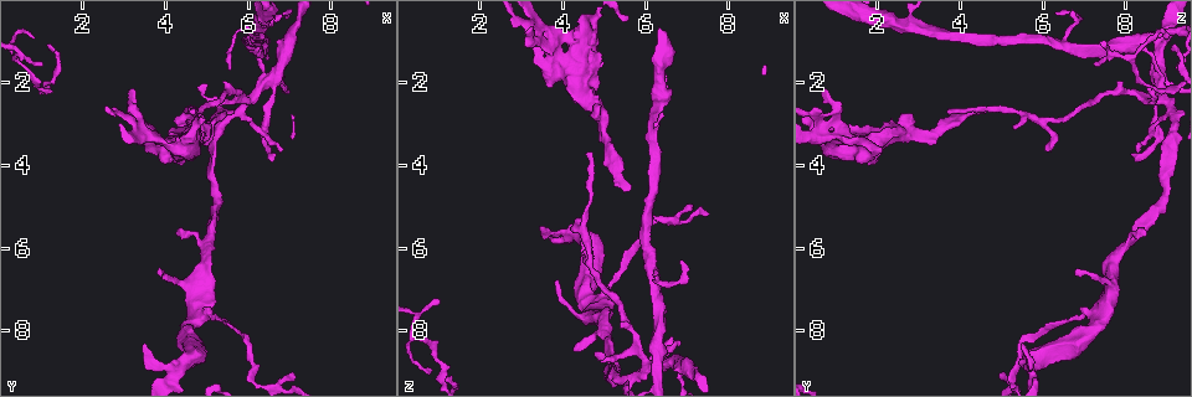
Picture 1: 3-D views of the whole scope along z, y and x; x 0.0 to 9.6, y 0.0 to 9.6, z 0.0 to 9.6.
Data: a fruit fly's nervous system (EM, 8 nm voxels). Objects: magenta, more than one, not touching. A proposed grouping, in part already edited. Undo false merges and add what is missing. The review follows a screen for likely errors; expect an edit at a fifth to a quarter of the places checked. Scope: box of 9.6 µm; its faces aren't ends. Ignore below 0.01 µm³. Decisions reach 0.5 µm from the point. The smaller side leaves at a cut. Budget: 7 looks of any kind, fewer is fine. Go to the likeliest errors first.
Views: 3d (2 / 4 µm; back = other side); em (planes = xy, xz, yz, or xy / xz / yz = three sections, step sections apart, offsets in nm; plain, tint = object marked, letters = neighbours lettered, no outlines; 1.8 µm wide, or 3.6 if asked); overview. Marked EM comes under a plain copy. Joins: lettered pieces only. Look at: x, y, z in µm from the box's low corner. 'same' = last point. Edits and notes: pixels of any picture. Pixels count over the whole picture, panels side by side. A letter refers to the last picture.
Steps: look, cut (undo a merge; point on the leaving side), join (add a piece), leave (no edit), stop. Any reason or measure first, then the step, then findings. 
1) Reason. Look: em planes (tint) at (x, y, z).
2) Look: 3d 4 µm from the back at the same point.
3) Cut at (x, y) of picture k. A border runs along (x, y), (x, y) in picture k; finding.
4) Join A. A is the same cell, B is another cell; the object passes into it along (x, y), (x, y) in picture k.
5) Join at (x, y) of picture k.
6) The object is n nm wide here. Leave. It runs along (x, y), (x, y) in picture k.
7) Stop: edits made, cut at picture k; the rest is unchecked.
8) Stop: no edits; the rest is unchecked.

Four or more arms meet. Look: em planes (letters) at (6.40, 1.95, 8.85).

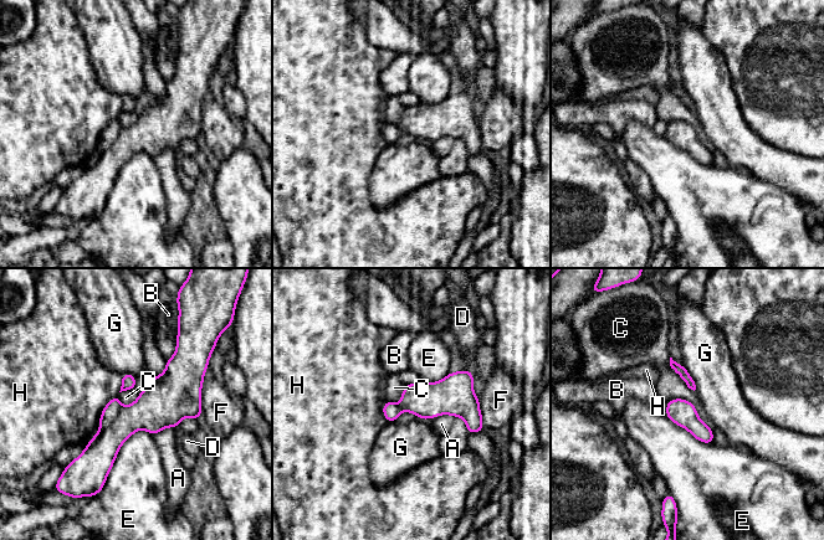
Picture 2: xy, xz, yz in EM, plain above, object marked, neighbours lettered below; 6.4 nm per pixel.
Cut at (112, 409) of picture 2. A, B, C, D, E, F, G and H are other cells; a border runs along (123, 406), (109, 423), (100, 428) in picture 2; two neurons meet here.

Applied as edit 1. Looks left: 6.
Sudden change in width. Look: em xz step 4 (tint) at (4.45, 8.85, 5.65).

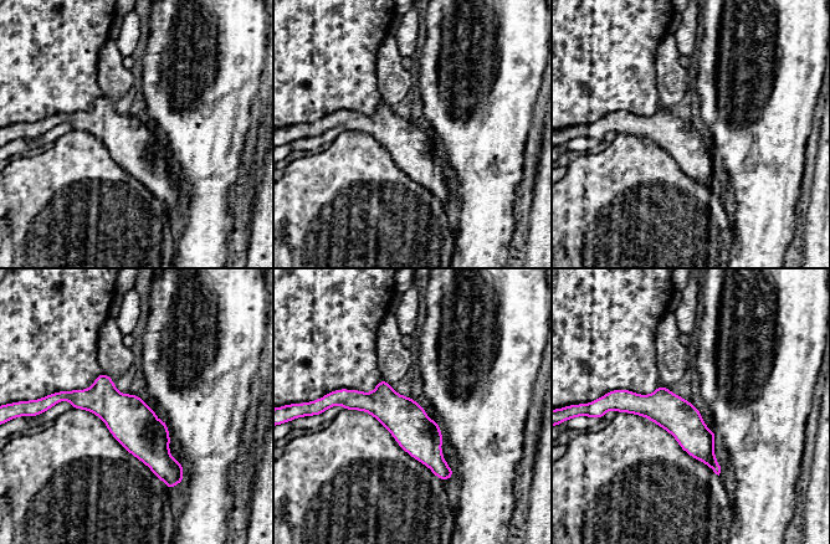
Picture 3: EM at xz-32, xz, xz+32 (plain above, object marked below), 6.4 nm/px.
Look: em xz step 4 (letters) at the same point.

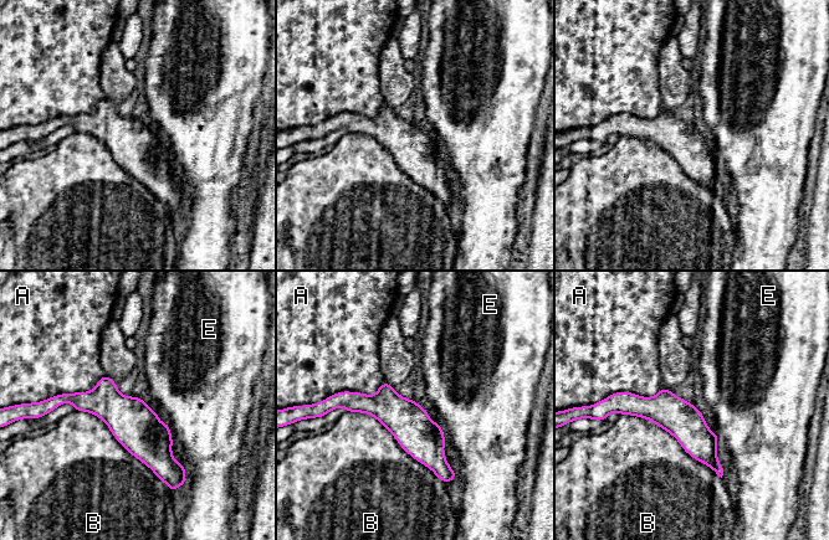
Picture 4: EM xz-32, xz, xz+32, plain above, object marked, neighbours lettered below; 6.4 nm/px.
Leave. A, B and E are other cells; a border runs along (183, 463), (187, 481) in picture 4; one neuron here.

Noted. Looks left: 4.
Look: 3d 4 µm at (3.85, 3.55, 1.75).

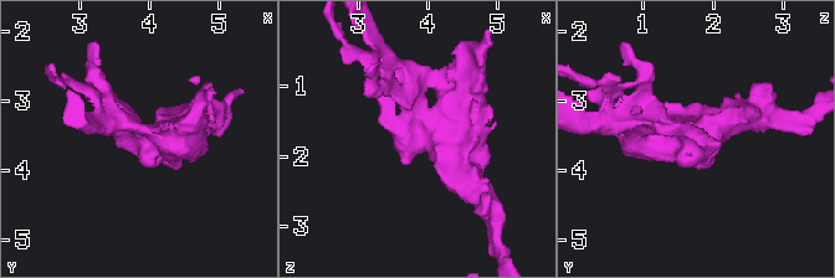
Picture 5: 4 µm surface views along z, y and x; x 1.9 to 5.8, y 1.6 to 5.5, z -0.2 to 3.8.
Look: em 3.6 µm planes (letters) at (3.85, 3.55, 1.75).

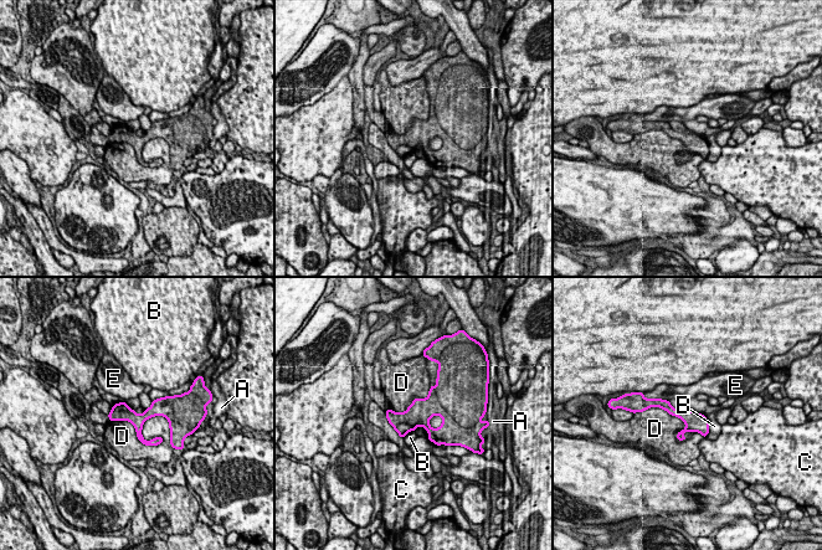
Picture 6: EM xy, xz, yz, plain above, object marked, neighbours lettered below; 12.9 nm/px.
Leave. A, B, C, D and E are other cells; one neuron here.

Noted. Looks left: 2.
Stop: edits made, cut at picture 2; the rest is unchecked.

